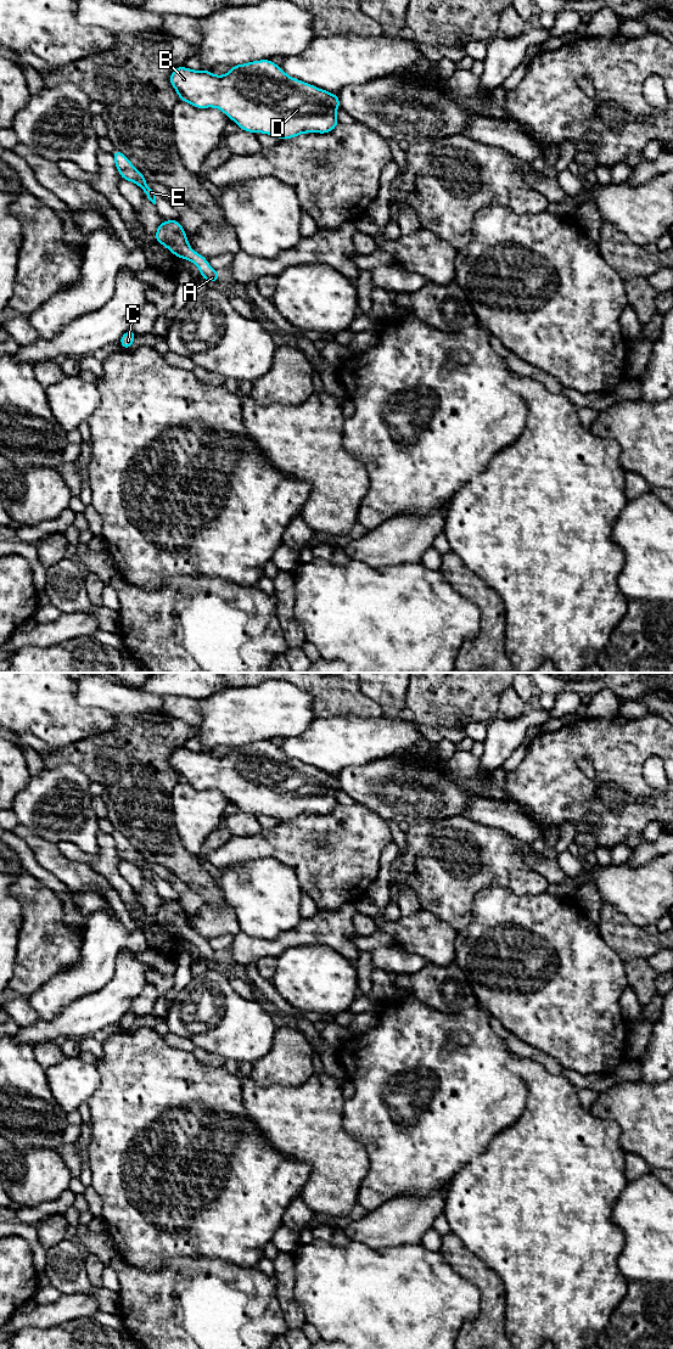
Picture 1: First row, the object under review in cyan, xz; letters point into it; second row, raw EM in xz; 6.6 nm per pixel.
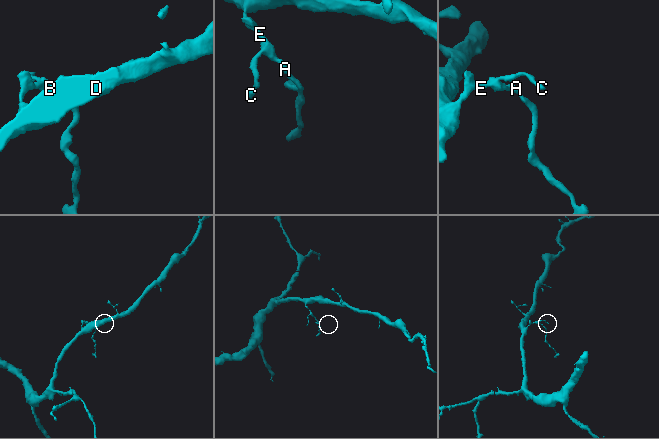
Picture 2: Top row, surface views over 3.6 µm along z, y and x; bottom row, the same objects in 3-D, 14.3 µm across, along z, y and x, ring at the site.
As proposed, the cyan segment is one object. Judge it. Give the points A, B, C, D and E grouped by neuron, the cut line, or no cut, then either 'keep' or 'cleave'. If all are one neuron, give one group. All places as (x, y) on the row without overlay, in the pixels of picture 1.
groups A B C D E; cut none; keep

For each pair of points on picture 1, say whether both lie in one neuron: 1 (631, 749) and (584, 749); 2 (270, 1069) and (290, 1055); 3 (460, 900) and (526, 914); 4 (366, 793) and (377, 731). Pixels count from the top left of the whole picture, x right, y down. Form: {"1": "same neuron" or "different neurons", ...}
{"1": "same neuron", "2": "same neuron", "3": "different neurons", "4": "different neurons"}

